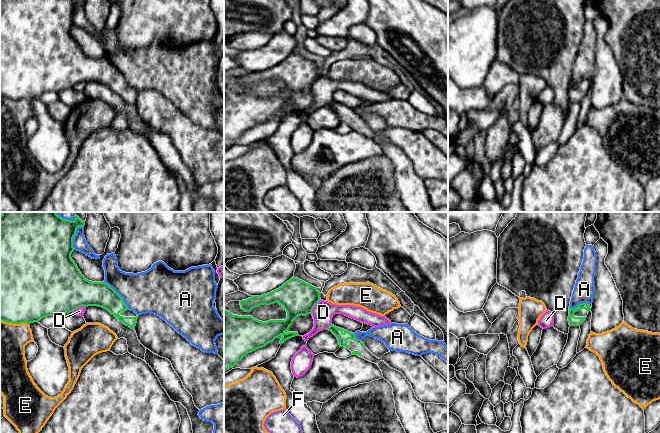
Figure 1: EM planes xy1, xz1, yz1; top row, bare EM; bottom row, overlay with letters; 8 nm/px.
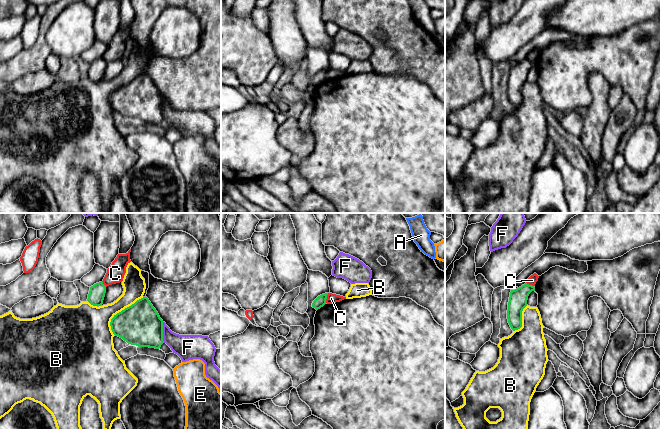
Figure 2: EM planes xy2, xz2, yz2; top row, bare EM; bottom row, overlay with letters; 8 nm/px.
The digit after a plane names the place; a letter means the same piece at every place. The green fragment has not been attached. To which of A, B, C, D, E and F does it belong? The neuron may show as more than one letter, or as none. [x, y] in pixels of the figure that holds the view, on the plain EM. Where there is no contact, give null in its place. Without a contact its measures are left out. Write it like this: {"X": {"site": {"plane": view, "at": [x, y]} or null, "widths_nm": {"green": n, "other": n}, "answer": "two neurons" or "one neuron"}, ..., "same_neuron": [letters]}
{"A": {"site": {"plane": "xy1", "at": [118, 70]}, "widths_nm": {"green": 200, "other": 340}, "answer": "two neurons"}, "B": {"site": {"plane": "xy2", "at": [119, 88]}, "widths_nm": {"green": 340, "other": 300}, "answer": "two neurons"}, "C": {"site": {"plane": "xz2", "at": [326, 74]}, "widths_nm": {"green": 90, "other": 80}, "answer": "two neurons"}, "D": {"site": {"plane": "xy1", "at": [78, 82]}, "widths_nm": {"green": 480, "other": 70}, "answer": "two neurons"}, "E": {"site": {"plane": "xy1", "at": [14, 99]}, "widths_nm": {"green": 500, "other": 400}, "answer": "two neurons"}, "F": {"site": {"plane": "xy2", "at": [162, 108]}, "widths_nm": {"green": 340, "other": 200}, "answer": "two neurons"}, "same_neuron": []}

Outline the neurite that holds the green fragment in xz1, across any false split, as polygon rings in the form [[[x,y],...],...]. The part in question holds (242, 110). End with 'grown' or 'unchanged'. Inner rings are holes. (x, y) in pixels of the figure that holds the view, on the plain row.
[[[292,53],[278,65],[240,77],[241,85],[250,88],[261,81],[278,78],[287,88],[285,96],[262,98],[252,92],[233,91],[224,85],[224,147],[233,144],[248,129],[263,124],[281,112],[280,120],[299,112],[289,108],[290,102],[298,92],[312,89],[320,77],[316,63]]]; unchanged

